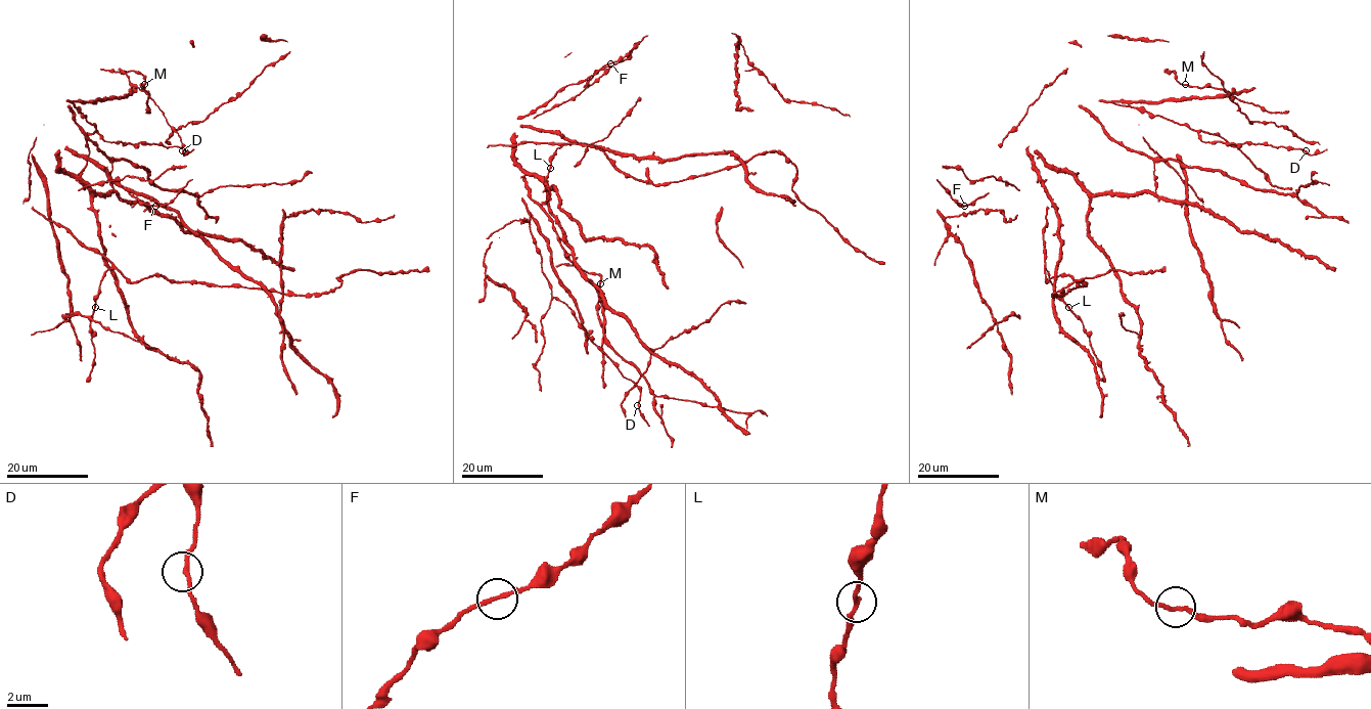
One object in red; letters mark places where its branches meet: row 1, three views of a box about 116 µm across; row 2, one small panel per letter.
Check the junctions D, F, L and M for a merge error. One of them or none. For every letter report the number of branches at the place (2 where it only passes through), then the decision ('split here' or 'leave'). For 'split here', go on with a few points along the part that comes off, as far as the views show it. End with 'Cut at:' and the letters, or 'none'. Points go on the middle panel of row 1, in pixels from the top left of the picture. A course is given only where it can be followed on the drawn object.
D: branches 2; leave
F: branches 2; leave
L: branches 2; leave
M: branches 2; leave
Cut at: none

